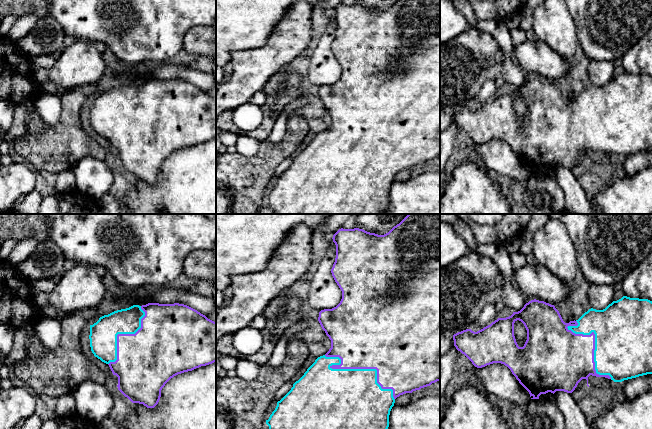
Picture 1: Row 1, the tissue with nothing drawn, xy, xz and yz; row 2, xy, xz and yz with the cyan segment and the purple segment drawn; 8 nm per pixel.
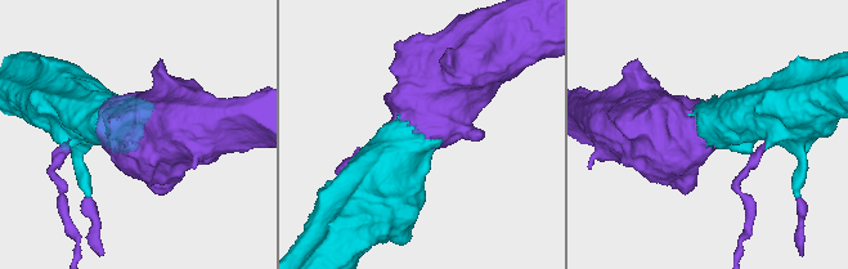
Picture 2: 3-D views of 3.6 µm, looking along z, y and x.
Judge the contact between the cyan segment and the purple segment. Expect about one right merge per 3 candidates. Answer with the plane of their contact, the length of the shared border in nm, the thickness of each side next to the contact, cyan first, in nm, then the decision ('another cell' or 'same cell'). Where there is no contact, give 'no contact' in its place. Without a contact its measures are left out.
xz | 650 nm | 500/480 nm | same cell

